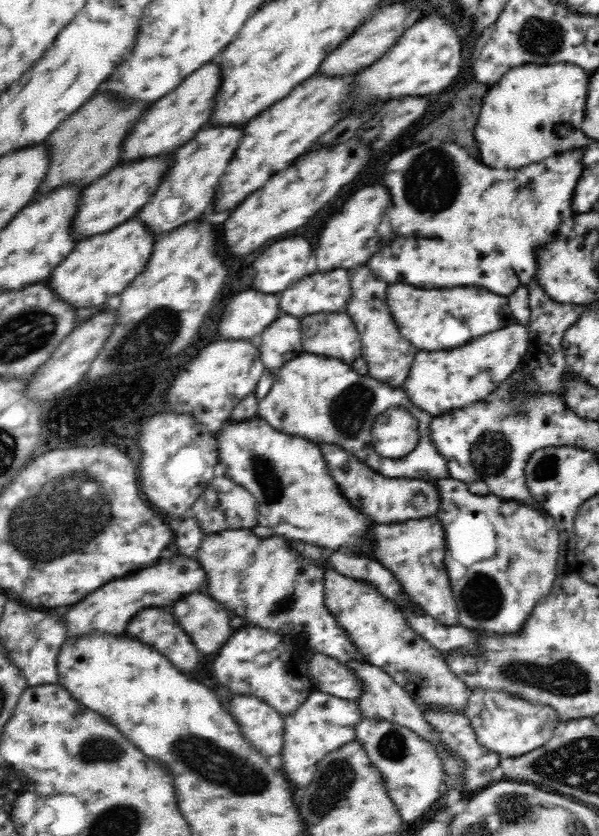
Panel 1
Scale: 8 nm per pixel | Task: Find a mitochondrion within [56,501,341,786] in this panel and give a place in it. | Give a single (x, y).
(102, 749)

